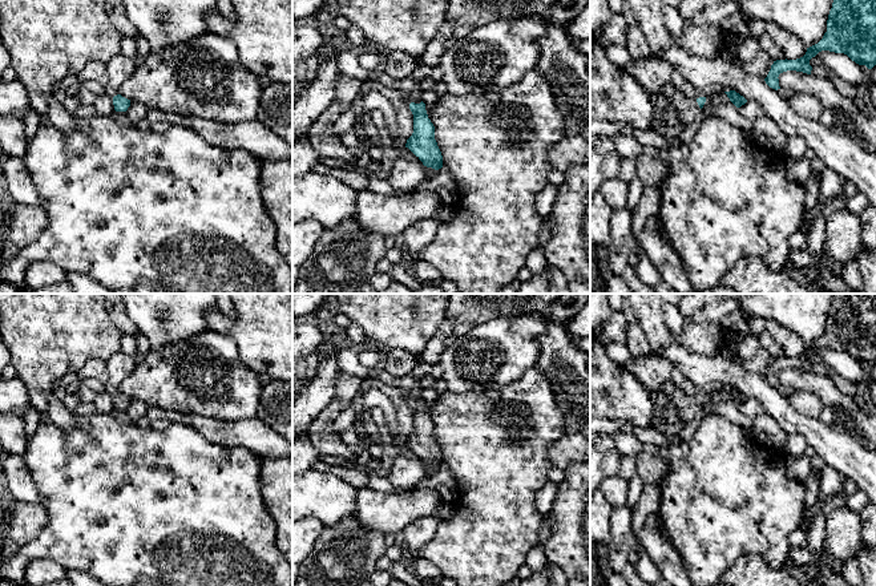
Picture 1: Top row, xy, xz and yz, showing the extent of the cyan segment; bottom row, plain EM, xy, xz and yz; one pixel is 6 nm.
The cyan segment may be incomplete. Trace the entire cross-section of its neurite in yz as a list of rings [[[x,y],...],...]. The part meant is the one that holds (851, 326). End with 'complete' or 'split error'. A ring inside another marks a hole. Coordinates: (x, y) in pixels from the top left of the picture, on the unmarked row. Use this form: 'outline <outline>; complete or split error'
outline [[[833,294],[823,336],[807,345],[800,356],[774,359],[766,381],[778,388],[778,375],[783,369],[811,372],[810,357],[821,348],[844,351],[856,361],[872,367],[876,363],[876,294]]]; complete

